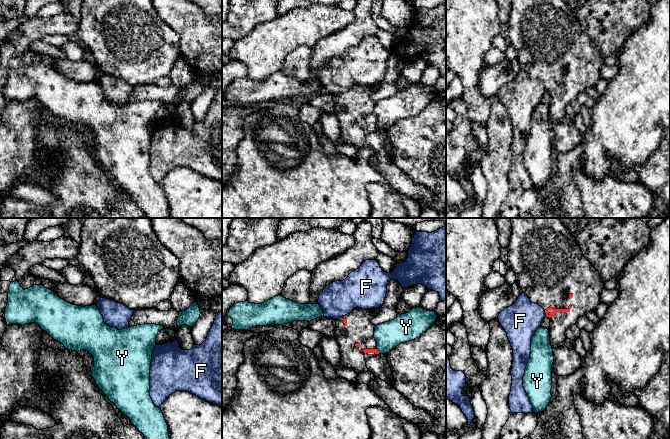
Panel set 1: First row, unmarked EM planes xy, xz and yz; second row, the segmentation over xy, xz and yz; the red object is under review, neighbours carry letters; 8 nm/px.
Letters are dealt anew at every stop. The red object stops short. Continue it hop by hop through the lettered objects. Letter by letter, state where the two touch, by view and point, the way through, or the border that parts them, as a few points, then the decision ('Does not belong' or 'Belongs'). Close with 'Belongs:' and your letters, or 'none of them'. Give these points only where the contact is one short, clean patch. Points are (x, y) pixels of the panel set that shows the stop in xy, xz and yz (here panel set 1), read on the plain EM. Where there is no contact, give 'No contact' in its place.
F: Touches red at yz (545, 88). Boundary: yz (544, 87), (546, 91). Does not belong
Y: Touches red at xz (378, 127). Boundary: xz (377, 124), (379, 129). Does not belong
Belongs: none of them

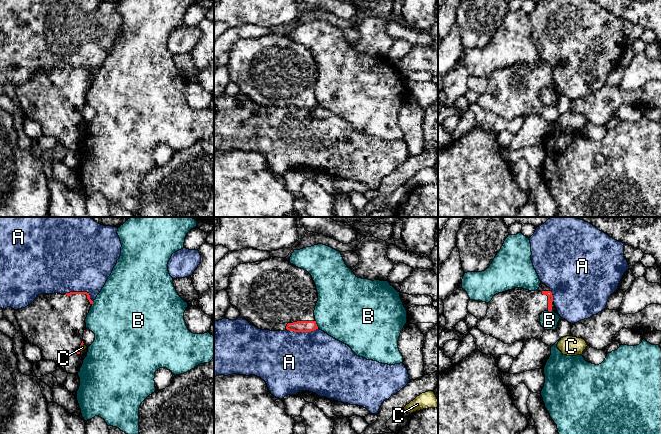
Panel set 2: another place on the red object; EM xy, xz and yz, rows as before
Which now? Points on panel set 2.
A: Touches red at xy (80, 68). Boundary: xy (65, 70), (70, 68), (86, 68), (92, 77). Does not belong
B: Touches red at xz (316, 100). Boundary: xz (315, 96), (318, 103). Does not belong
C: Touches red at xy (81, 120). Boundary: xy (83, 119), (80, 122). Does not belong
Belongs: none of them

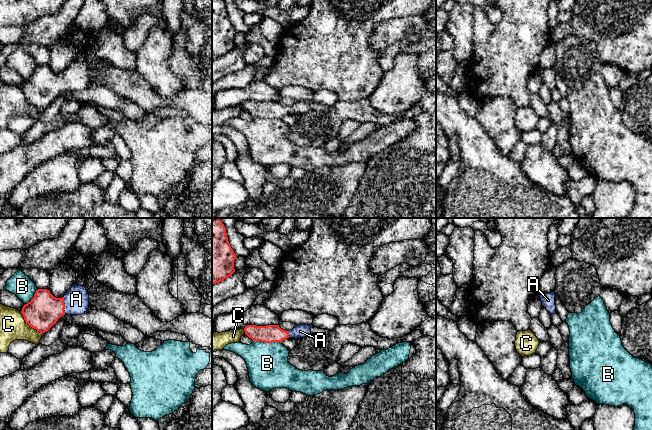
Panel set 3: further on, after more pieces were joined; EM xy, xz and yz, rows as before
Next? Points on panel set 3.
A: Touches red at xy (64, 81). Path across: xy (43, 87), (64, 81), (69, 81), (76, 75). Belongs
B: Touches red at xz (267, 118). Does not belong
C: Touches red at xy (29, 101). Boundary: xy (20, 88), (23, 95), (30, 102), (42, 109). Does not belong
Belongs: A

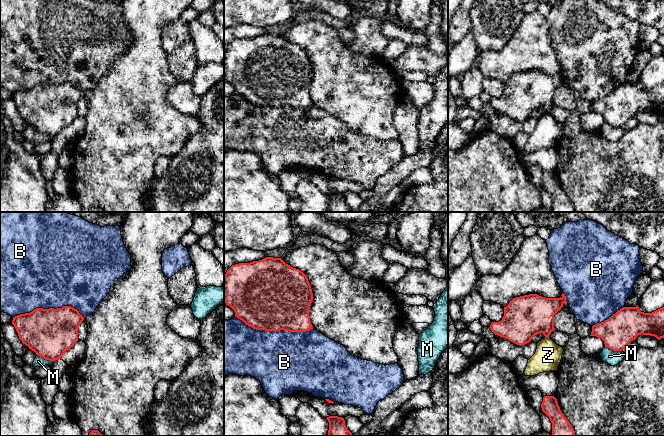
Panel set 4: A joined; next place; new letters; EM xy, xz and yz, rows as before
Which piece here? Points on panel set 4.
B: Touches red at xz (274, 106). Does not belong
M: Touches red at yz (614, 126). Does not belong
Z: Touches red at yz (547, 113). Does not belong
Belongs: none of them

